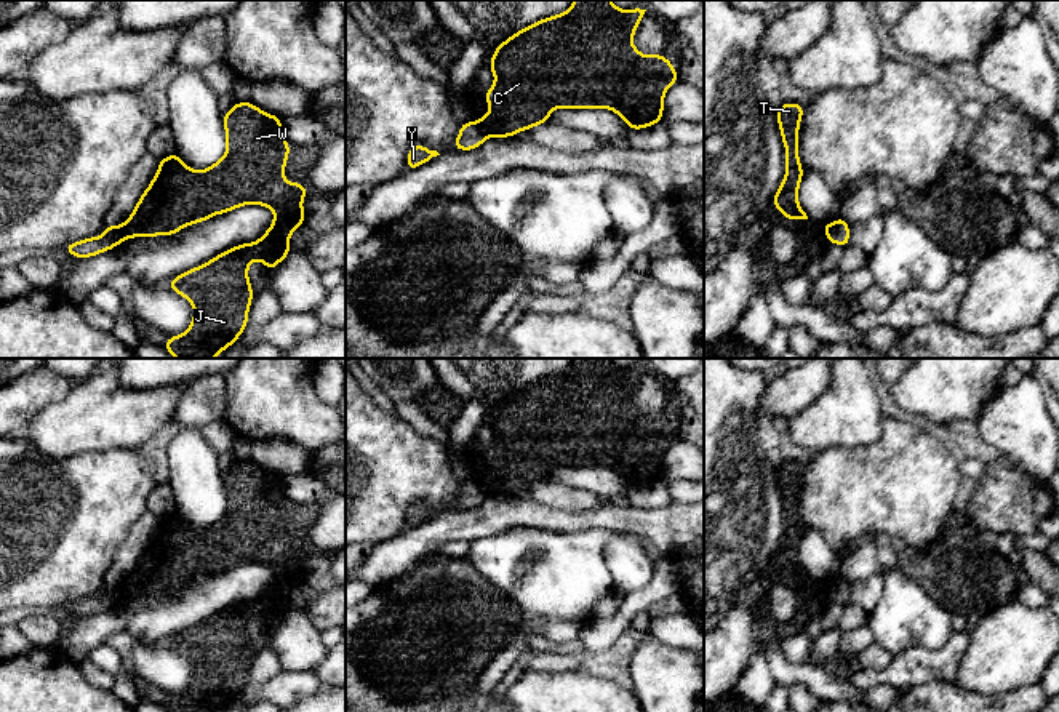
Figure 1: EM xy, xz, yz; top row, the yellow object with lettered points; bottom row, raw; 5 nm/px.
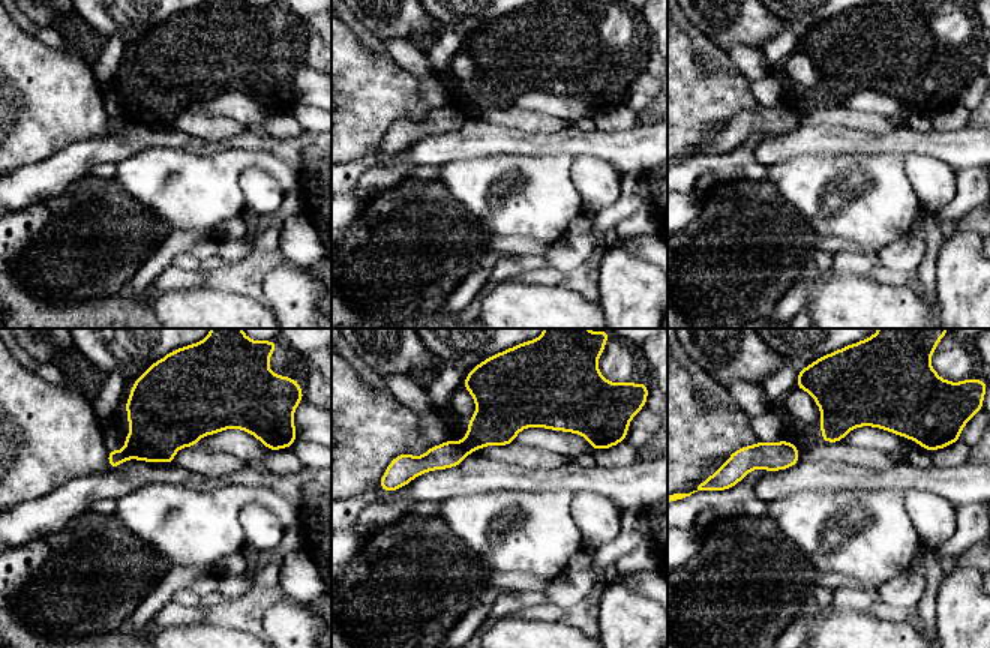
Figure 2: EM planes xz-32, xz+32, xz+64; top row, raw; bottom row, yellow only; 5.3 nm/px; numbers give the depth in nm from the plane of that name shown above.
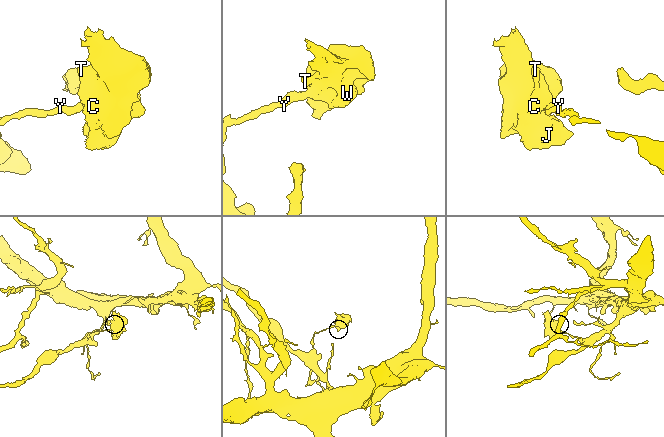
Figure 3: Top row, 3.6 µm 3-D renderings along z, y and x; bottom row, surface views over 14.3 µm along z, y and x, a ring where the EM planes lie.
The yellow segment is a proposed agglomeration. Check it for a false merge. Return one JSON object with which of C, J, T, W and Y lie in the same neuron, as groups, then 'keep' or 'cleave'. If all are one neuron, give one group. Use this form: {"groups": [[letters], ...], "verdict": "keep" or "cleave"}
{"groups": [["C", "J", "T", "W"], ["Y"]], "verdict": "cleave"}

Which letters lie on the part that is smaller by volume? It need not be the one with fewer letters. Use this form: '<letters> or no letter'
C, J, T, W

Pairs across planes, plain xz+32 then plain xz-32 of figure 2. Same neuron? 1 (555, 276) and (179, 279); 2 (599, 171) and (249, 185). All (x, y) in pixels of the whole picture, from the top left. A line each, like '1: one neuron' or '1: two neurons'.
1: one neuron
2: one neuron

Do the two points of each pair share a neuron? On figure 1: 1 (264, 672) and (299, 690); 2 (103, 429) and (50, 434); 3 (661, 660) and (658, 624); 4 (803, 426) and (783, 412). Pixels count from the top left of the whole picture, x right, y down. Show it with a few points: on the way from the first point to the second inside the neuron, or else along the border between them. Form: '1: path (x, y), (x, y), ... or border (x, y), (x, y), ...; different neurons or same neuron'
1: border (282, 669), (258, 685), (247, 687); different neurons
2: path (90, 429), (63, 429); same neuron
3: border (648, 629), (661, 640), (687, 650); different neurons
4: border (821, 392), (781, 424); different neurons

